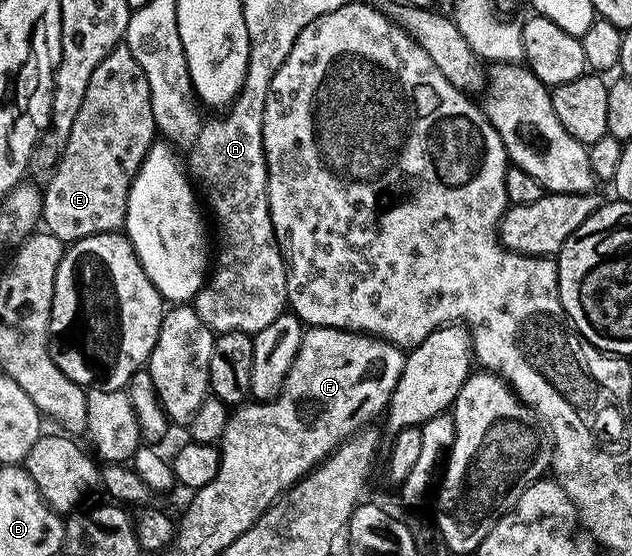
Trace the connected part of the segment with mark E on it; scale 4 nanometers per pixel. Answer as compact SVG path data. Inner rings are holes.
M119 44L107 56L103 56L103 60L99 60L99 64L95 64L95 72L91 72L91 80L87 80L87 92L83 92L83 104L79 104L79 112L75 112L75 120L71 124L67 144L59 156L57 167L48 175L49 183L43 186L40 221L43 223L44 229L48 230L51 236L59 236L59 240L66 244L78 242L80 238L87 236L120 231L125 224L125 205L129 199L129 186L133 182L133 176L137 172L137 167L141 165L141 159L144 158L146 150L157 137L155 116L151 112L151 88L147 84L147 76L143 76L143 68L139 68L139 60L135 60L135 56L131 56L129 47Z

